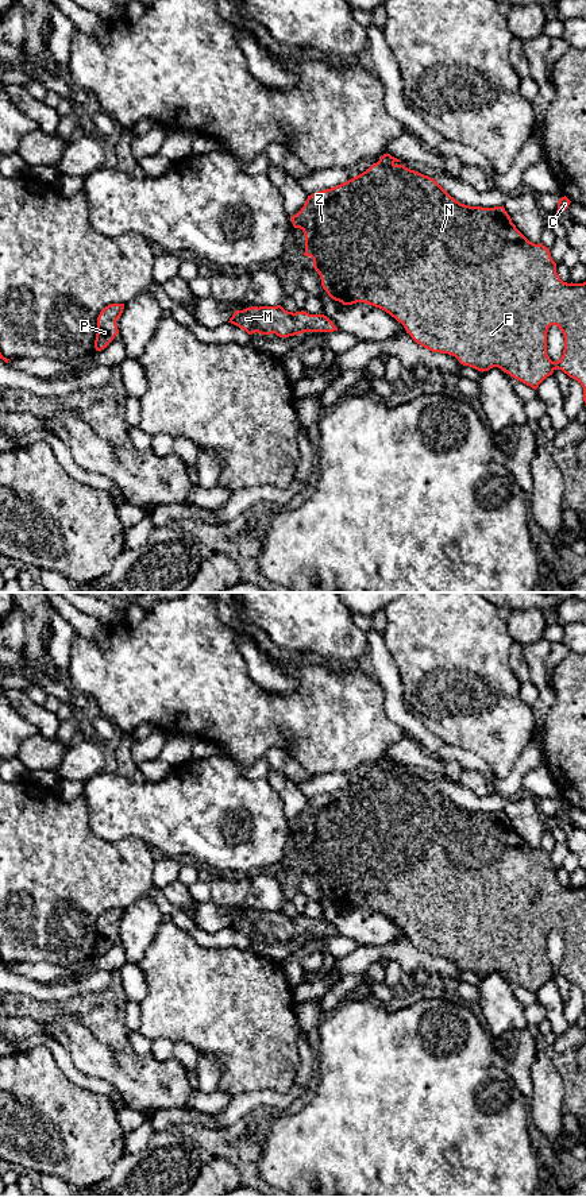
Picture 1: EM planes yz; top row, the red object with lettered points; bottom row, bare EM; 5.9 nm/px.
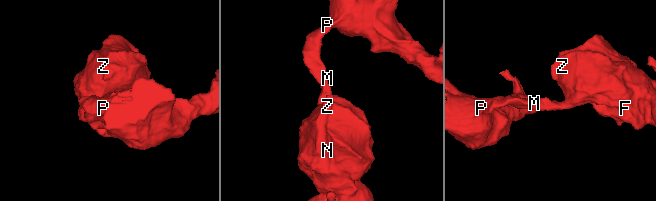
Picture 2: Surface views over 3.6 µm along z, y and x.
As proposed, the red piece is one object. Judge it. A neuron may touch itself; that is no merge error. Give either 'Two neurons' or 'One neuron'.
One neuron

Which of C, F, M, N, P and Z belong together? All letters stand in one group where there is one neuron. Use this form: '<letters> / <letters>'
C F M N P Z

